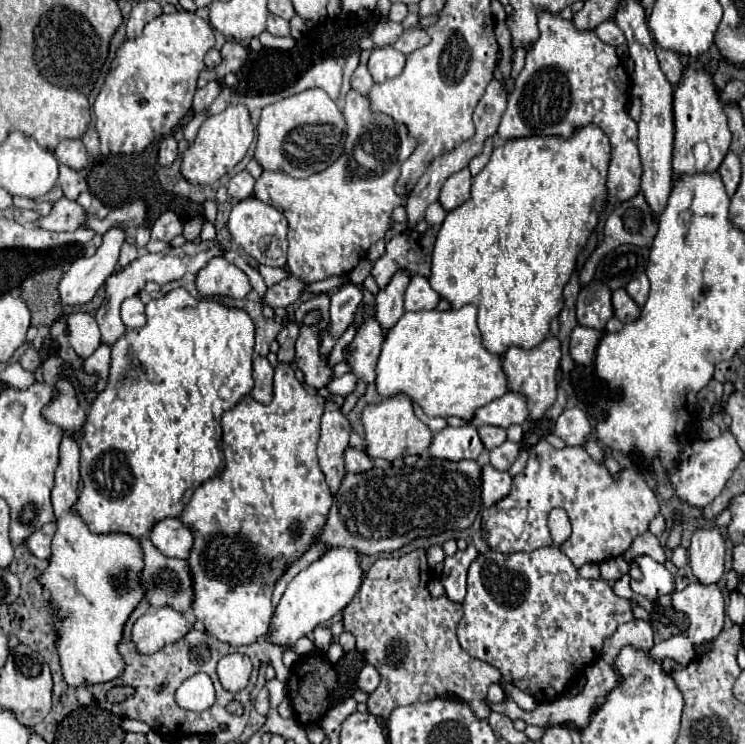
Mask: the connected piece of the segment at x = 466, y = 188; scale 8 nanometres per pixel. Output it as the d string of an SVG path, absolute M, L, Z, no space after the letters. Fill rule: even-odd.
M463 168L445 182L439 202L447 212L451 212L469 198L469 192L471 192L471 174L469 168Z

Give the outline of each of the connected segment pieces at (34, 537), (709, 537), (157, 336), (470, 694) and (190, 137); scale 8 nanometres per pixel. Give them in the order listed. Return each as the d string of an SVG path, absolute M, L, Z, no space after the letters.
M49 522L47 526L43 526L41 530L33 532L27 540L25 540L25 546L29 548L29 552L37 558L49 558L51 556L51 538L55 534L55 522Z
M711 524L693 532L689 546L689 564L699 582L711 584L721 580L725 566L725 538L719 526Z
M185 288L171 290L163 294L161 298L151 300L145 306L147 324L145 328L135 328L124 334L111 348L111 362L109 379L103 392L97 394L95 402L91 404L91 412L87 414L87 422L83 426L83 438L79 440L81 448L81 480L83 490L79 492L79 500L75 504L75 510L81 514L83 522L89 526L95 534L109 534L109 532L125 532L135 538L141 538L149 534L153 524L167 516L179 516L185 504L189 502L191 494L199 484L219 474L223 468L223 448L221 448L221 414L225 410L231 410L245 394L253 390L253 370L251 370L251 356L255 346L255 324L251 316L241 308L229 308L217 300L211 298L195 298Z
M419 548L413 550L401 558L379 558L369 568L363 586L359 594L353 598L353 602L343 610L343 628L345 632L351 632L357 640L355 648L357 652L363 652L363 658L367 664L375 666L381 674L379 688L367 698L367 710L377 718L387 718L391 710L397 706L407 706L415 702L429 702L439 696L455 696L461 702L465 702L475 718L485 720L491 714L491 708L487 706L487 688L491 684L501 682L501 674L497 668L471 658L457 642L457 624L463 618L463 608L457 602L451 602L447 596L433 598L429 594L428 583L430 581L429 565L426 558L426 550Z
M201 112L201 114L197 114L195 118L191 118L191 120L185 124L185 128L183 128L183 136L185 136L185 140L187 140L189 146L191 146L191 142L195 140L195 134L197 134L197 130L199 130L199 126L203 124L205 118L207 118L207 114Z

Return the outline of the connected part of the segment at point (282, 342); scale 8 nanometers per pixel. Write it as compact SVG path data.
M295 322L291 324L285 324L285 328L279 332L277 336L277 342L279 342L279 352L277 352L277 358L281 362L293 362L295 358L295 340L299 336L299 328Z

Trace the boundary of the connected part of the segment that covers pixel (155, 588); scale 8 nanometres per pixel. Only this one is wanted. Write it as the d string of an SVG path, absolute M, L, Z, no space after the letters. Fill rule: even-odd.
M141 538L141 546L145 552L145 570L141 574L141 584L147 590L151 606L171 606L179 612L187 612L193 600L187 562L163 556L149 542L149 538Z

